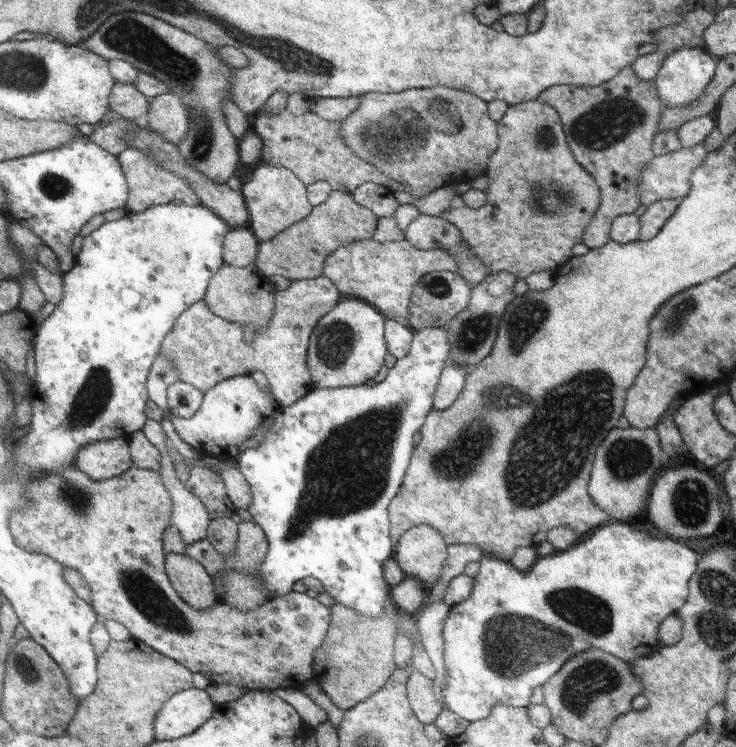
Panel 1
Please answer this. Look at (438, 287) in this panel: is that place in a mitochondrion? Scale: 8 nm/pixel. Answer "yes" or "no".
yes

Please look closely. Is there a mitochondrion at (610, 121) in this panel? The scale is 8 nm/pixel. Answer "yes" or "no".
yes

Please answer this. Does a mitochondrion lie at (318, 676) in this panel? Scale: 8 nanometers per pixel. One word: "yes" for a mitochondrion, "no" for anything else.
no

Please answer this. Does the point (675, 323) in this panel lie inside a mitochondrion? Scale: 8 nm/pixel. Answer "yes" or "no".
yes

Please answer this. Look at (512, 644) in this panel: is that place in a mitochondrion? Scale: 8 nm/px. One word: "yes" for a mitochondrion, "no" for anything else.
yes

